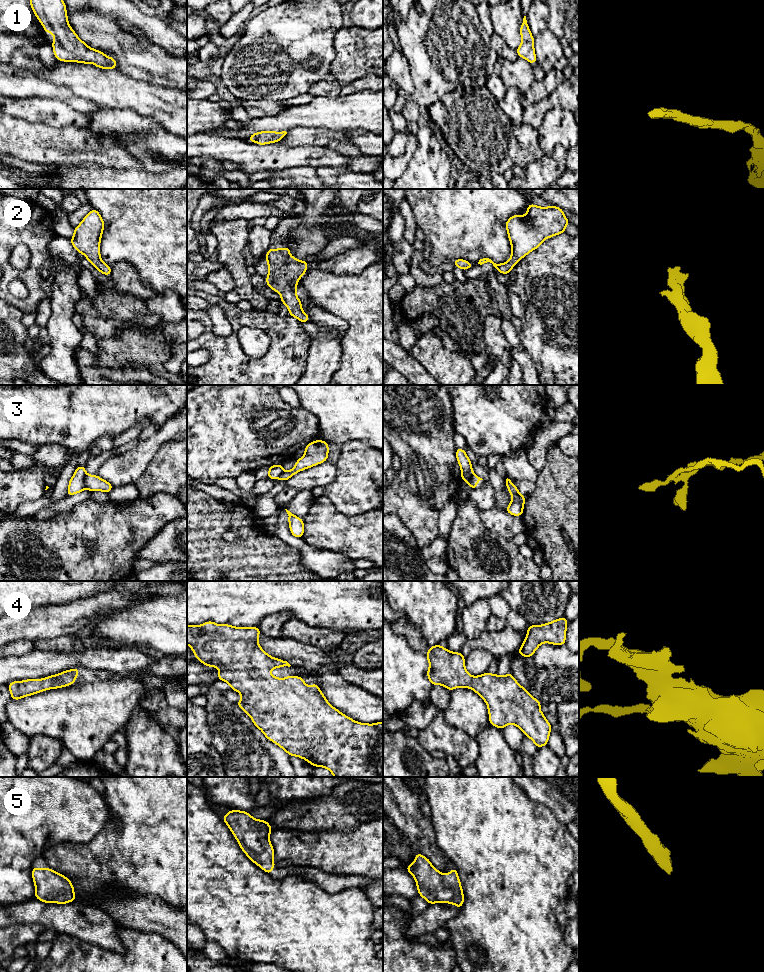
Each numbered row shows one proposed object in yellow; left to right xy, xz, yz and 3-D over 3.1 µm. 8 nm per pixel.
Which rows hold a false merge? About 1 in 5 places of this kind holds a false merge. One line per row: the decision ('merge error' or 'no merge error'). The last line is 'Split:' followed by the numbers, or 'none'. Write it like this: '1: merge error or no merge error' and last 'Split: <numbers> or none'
1: no merge error
2: no merge error
3: merge error
4: no merge error
5: no merge error
Split: 3

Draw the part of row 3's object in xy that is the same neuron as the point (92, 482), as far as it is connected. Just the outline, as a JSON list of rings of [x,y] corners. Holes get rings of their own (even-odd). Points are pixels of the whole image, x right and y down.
[[[98,475],[85,476],[85,489],[89,491],[103,491],[109,493],[113,488],[112,484],[108,481],[101,479]]]

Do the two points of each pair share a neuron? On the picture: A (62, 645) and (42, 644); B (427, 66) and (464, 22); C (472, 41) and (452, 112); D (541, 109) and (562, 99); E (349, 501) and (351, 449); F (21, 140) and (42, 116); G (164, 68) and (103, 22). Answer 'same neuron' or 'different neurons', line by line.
A: same neuron
B: same neuron
C: different neurons
D: same neuron
E: same neuron
F: different neurons
G: same neuron

